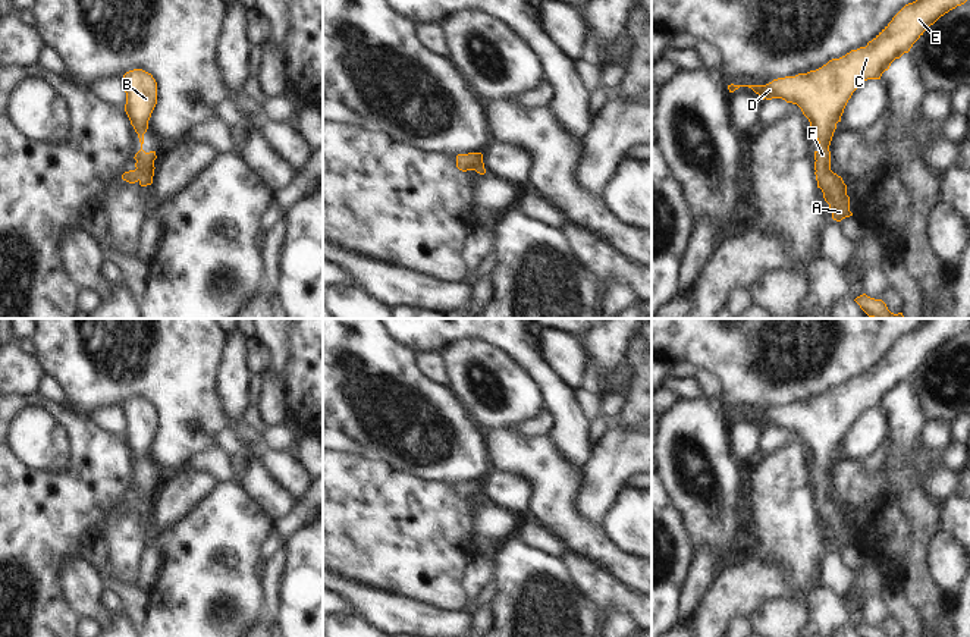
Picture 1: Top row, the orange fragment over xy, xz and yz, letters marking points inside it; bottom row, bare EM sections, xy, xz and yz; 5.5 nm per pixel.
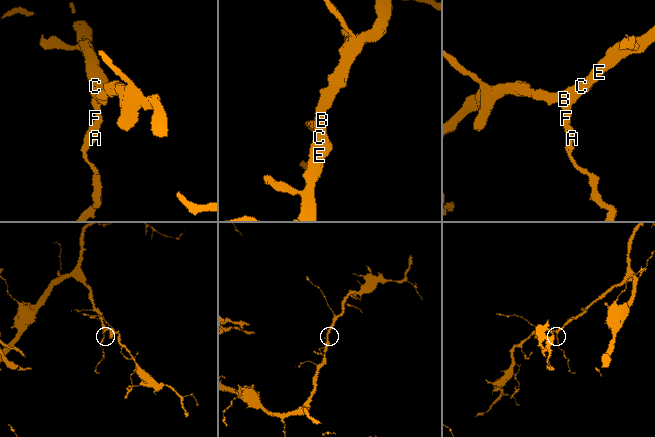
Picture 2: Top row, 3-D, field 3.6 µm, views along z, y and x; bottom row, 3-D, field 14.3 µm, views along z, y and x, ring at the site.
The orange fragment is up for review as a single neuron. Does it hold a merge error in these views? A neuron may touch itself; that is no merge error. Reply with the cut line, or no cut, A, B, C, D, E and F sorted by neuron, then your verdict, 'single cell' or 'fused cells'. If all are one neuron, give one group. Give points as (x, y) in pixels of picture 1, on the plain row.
no cut; A B C D E F; single cell

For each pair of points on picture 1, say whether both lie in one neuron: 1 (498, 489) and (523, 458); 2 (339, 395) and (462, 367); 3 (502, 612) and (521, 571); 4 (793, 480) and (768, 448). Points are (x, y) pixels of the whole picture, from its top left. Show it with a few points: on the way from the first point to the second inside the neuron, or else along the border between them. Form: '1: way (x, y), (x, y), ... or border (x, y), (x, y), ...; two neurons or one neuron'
1: border (496, 471), (521, 474), (530, 486), (530, 502); two neurons
2: border (446, 383), (448, 388); two neurons
3: way (511, 602), (521, 581); one neuron
4: border (801, 441), (794, 441), (766, 457); two neurons

